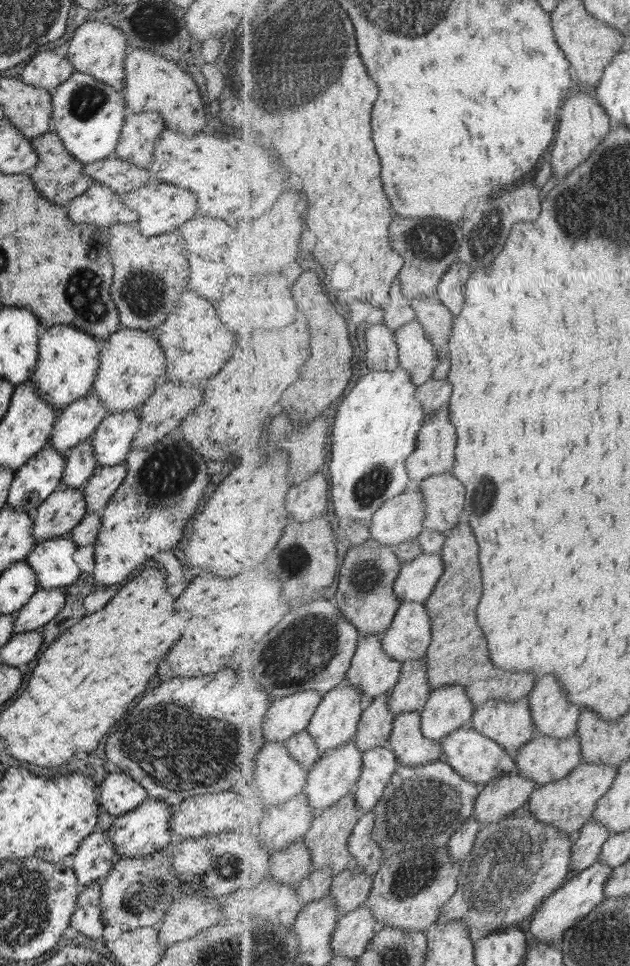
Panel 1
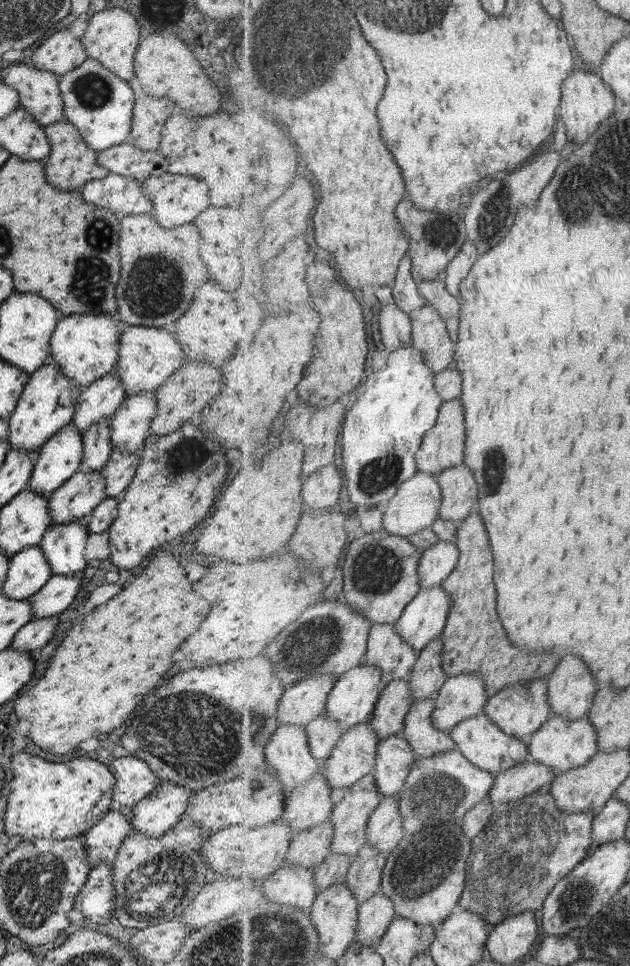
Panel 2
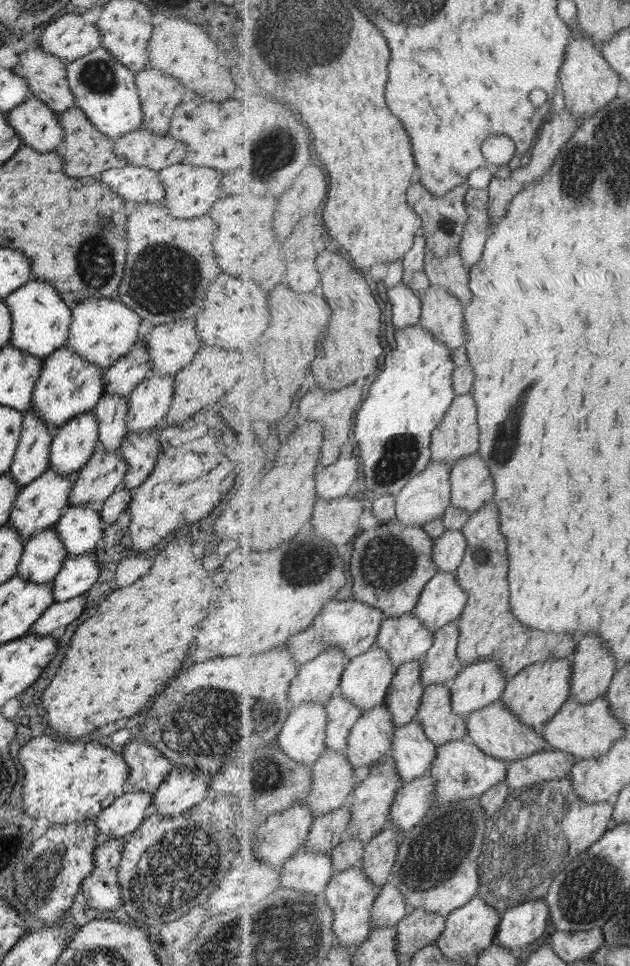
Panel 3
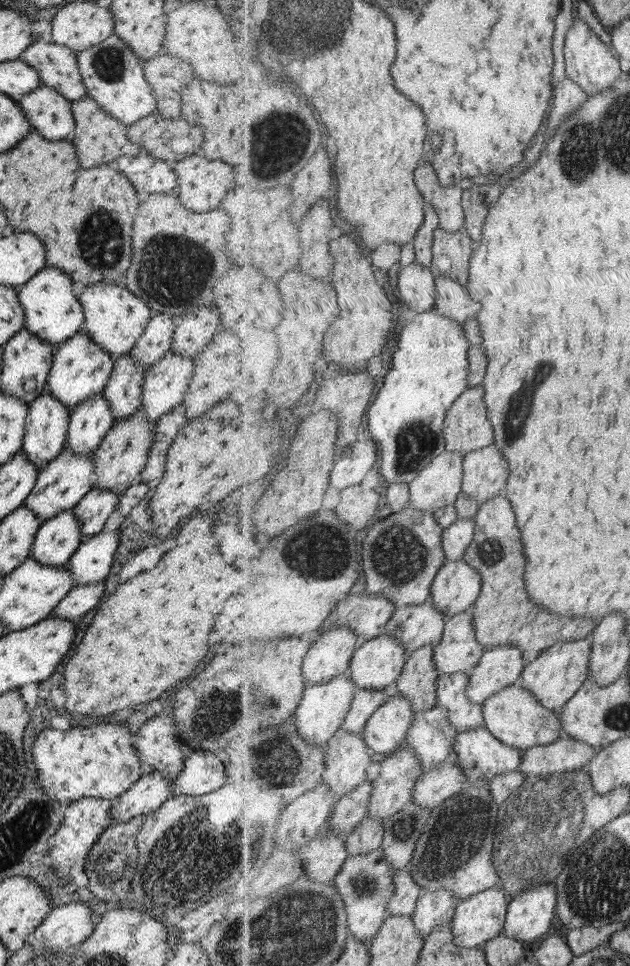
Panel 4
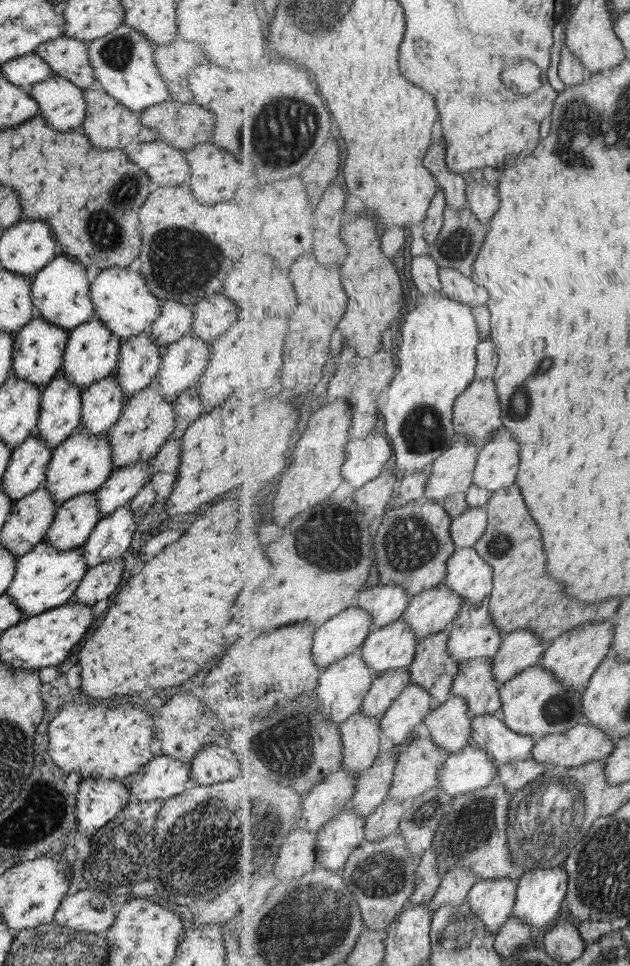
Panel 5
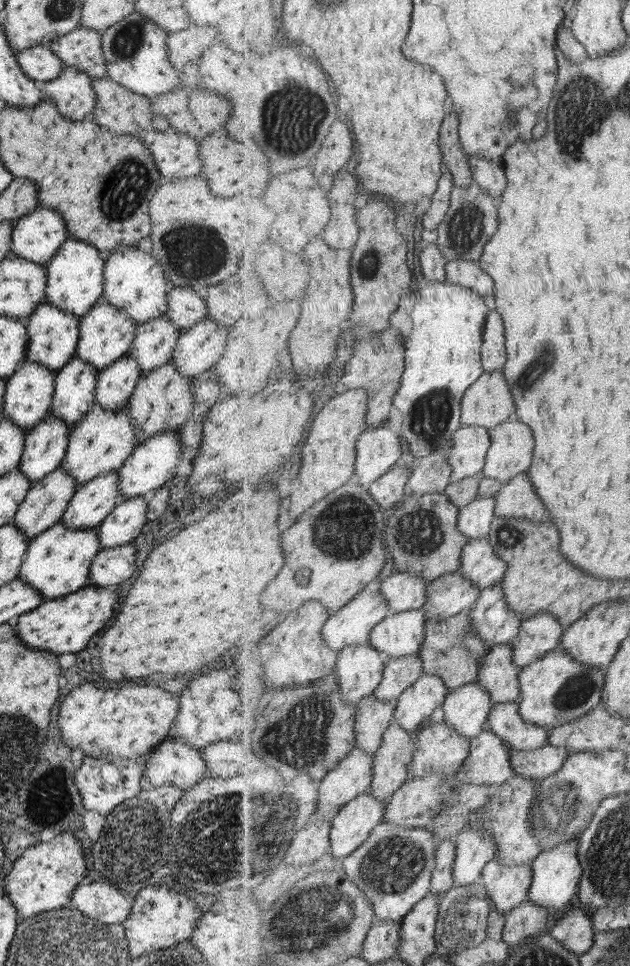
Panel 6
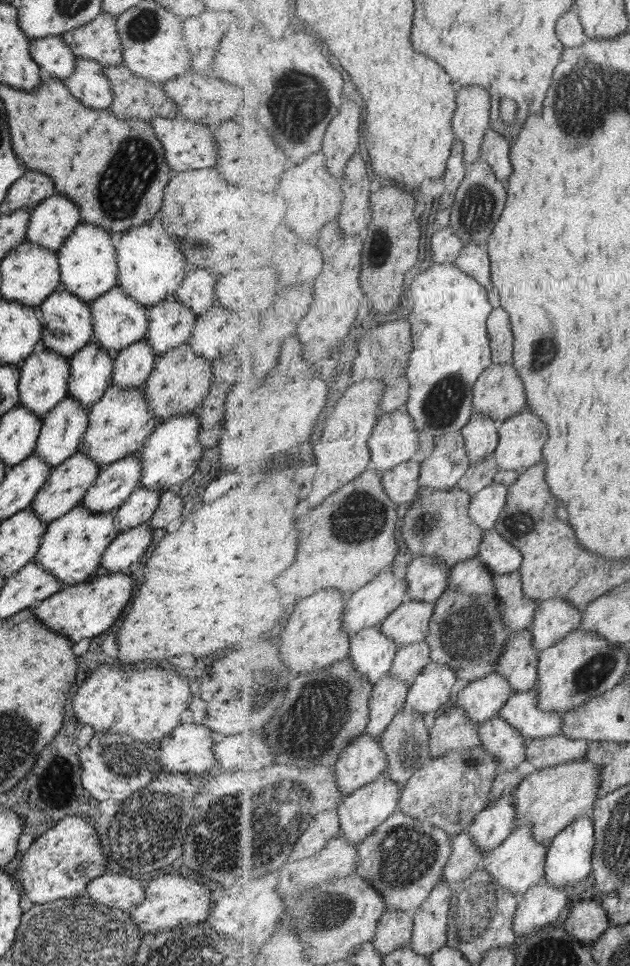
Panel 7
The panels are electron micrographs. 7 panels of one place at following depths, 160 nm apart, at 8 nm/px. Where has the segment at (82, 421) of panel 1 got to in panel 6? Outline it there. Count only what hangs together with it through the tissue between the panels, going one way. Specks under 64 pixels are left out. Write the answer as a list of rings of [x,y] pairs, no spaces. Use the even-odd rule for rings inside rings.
[[[174,287],[167,293],[165,316],[179,329],[188,329],[205,318],[204,299],[193,287]]]

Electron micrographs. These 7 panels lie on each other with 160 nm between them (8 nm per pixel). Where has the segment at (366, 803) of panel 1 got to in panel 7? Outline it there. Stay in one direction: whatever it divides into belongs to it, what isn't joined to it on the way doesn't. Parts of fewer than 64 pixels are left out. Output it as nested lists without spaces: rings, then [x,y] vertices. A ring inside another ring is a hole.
[[[495,671],[485,678],[469,682],[453,697],[453,701],[467,711],[473,722],[481,725],[499,716],[512,695],[509,680]]]

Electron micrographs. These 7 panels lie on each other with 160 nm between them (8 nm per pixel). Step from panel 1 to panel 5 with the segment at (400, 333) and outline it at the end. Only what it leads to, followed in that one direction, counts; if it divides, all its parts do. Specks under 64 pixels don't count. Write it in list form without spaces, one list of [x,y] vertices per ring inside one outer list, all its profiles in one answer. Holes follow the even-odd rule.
[[[440,268],[439,276],[442,282],[441,292],[456,300],[455,302],[475,308],[486,305],[490,299],[489,291],[484,286],[478,285],[459,270]]]

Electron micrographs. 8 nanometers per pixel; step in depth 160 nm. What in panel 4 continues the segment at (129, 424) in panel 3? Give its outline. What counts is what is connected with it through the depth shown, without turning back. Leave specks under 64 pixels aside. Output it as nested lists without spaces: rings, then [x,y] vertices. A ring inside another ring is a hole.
[[[167,352],[146,369],[139,409],[145,411],[151,422],[184,400],[195,368],[195,358]]]

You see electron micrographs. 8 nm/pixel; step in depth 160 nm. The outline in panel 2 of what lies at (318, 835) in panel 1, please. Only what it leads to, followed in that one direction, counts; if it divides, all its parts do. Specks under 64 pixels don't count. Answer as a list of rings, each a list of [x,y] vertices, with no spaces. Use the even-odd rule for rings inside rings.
[[[374,773],[364,776],[359,783],[346,788],[344,797],[336,803],[331,822],[334,824],[335,834],[332,844],[333,854],[345,854],[345,856],[355,857],[358,852],[368,844],[368,824],[371,815],[382,803],[383,797],[379,794],[379,786],[375,784]]]

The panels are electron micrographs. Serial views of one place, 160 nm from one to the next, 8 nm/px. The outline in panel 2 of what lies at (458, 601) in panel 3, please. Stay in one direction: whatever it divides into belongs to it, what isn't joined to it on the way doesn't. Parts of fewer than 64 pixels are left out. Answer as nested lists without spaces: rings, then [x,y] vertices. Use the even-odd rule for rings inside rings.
[[[443,585],[421,589],[396,623],[397,632],[415,650],[423,651],[444,632],[451,609],[452,598]]]

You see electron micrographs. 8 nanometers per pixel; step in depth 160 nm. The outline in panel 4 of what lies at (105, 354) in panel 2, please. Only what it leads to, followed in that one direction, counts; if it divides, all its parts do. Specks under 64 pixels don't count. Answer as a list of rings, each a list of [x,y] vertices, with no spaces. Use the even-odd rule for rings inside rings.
[[[95,282],[93,286],[85,287],[76,298],[81,306],[83,323],[81,331],[90,336],[90,340],[98,344],[112,358],[129,353],[135,341],[152,318],[152,312],[127,289],[116,284]]]

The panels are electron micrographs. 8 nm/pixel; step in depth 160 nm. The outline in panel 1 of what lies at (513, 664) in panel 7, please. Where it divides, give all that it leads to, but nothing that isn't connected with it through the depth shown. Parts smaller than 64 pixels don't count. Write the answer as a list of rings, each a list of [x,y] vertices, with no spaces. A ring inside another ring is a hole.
[[[420,711],[401,713],[394,719],[388,747],[396,755],[399,766],[414,767],[443,759],[442,742],[425,738],[421,720]]]

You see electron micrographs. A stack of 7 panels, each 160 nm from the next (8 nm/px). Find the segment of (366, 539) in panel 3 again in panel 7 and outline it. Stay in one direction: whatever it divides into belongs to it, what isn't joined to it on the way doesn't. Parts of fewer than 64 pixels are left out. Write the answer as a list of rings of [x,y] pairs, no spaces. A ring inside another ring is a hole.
[[[458,486],[450,490],[422,492],[406,511],[400,527],[401,540],[405,540],[413,557],[432,556],[454,567],[458,562],[478,555],[484,531],[469,514],[472,494]]]

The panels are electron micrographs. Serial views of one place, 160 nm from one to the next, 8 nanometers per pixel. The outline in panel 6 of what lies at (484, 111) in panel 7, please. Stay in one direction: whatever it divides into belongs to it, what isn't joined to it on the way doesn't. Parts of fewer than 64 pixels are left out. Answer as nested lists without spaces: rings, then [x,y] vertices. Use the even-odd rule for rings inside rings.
[[[449,114],[444,118],[441,129],[441,144],[444,154],[444,168],[449,169],[455,177],[455,188],[468,187],[475,182],[474,172],[463,148],[459,132],[459,114]]]

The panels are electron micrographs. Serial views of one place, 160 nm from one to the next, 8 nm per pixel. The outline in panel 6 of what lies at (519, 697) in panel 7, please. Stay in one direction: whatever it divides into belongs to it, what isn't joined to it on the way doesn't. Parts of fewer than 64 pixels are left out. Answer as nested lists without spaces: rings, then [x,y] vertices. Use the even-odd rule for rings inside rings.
[[[519,701],[494,705],[486,730],[503,738],[503,742],[511,745],[515,752],[546,747],[551,736],[551,731],[548,731],[546,726],[523,722]]]

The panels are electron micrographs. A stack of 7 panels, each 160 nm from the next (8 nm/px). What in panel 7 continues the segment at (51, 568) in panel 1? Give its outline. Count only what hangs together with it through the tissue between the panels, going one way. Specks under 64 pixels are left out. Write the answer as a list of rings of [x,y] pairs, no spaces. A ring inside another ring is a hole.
[[[191,412],[157,422],[136,453],[142,472],[140,486],[163,491],[172,484],[179,484],[190,478],[196,472],[204,450],[197,439],[199,429],[200,420],[191,416]]]

